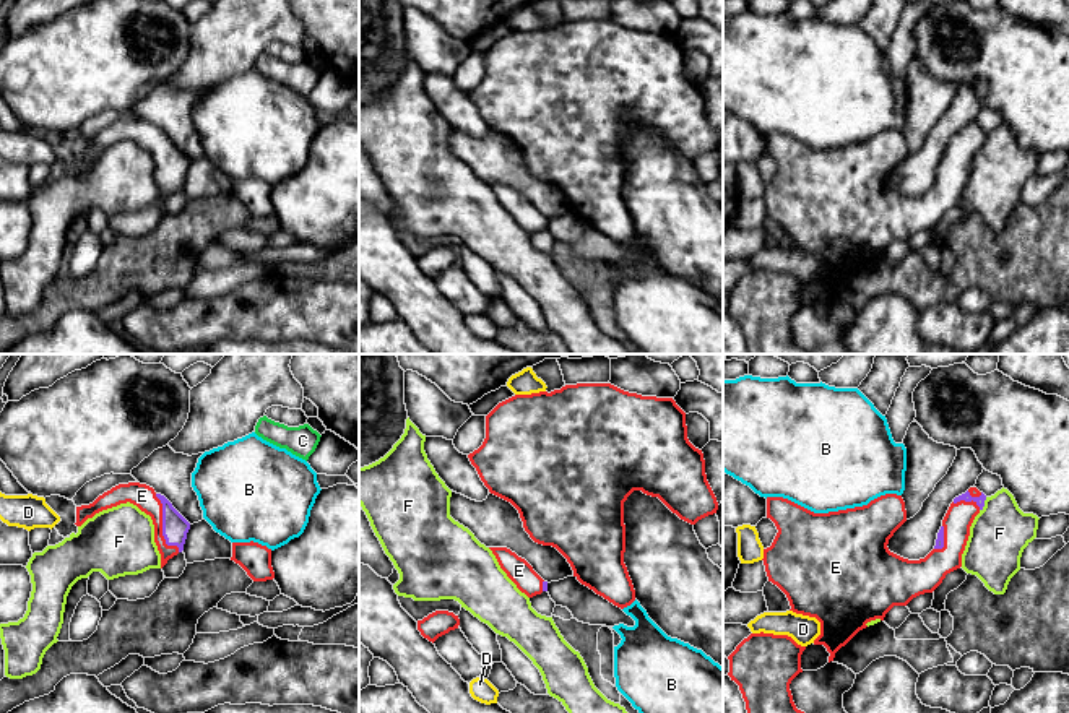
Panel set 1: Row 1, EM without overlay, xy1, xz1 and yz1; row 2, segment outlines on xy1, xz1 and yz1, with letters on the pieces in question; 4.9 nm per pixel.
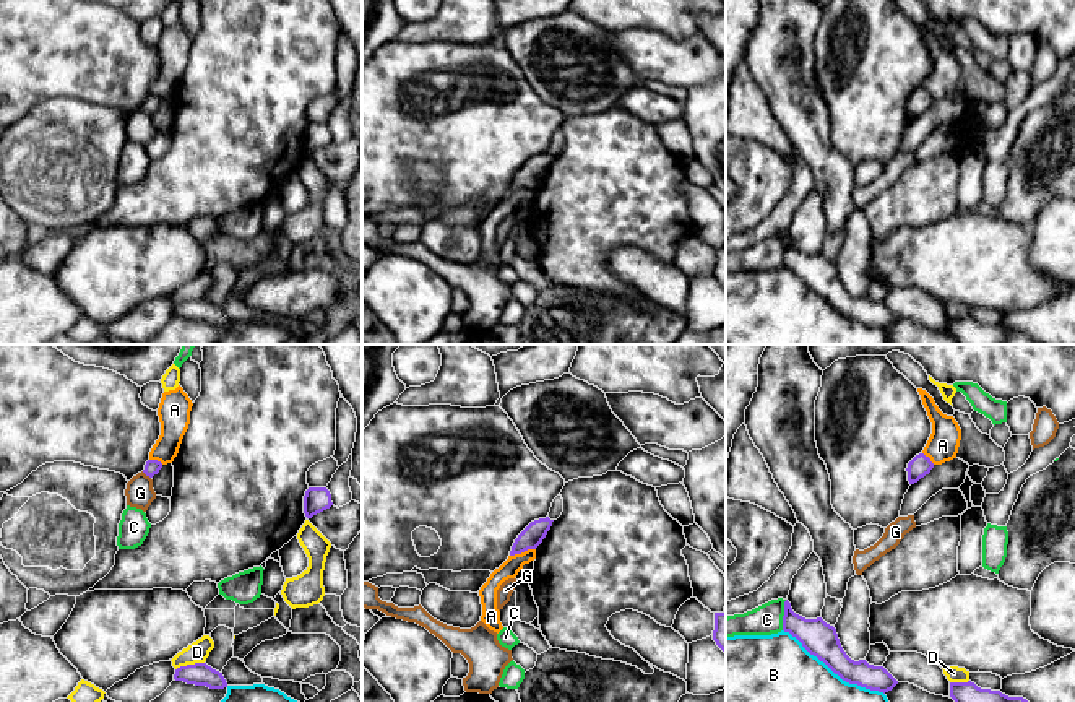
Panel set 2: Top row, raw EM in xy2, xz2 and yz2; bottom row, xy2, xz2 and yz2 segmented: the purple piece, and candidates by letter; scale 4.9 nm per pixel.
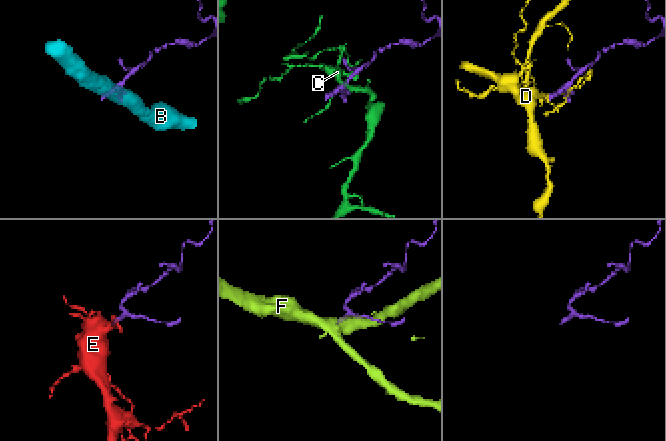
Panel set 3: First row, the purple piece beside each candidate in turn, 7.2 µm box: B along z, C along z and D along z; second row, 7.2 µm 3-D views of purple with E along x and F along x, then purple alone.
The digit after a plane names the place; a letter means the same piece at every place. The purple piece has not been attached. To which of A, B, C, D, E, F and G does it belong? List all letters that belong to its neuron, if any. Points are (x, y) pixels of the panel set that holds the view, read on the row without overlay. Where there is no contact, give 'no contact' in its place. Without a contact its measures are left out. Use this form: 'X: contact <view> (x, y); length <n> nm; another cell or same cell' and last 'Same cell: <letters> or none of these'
A: contact xz2 (522, 187); length 130 nm; another cell
B: contact yz2 (833, 307); length 600 nm; another cell
C: contact yz2 (785, 251); length 150 nm; another cell
D: contact xy2 (189, 301); length 150 nm; another cell
E: contact xy1 (163, 163); length 320 nm; same cell
F: contact yz1 (983, 140); length 80 nm; another cell
G: contact xy2 (146, 111); length 60 nm; another cell
Same cell: E

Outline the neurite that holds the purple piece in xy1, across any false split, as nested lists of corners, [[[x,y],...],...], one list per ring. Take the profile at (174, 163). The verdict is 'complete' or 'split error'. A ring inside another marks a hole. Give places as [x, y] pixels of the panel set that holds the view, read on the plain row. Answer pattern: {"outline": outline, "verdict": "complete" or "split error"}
{"outline": [[[140,119],[119,120],[99,132],[93,140],[76,143],[76,162],[81,162],[96,149],[117,143],[120,140],[133,140],[151,153],[154,161],[154,179],[161,190],[161,205],[169,195],[184,187],[190,159],[172,143],[172,140],[153,123]]], "verdict": "split error"}

